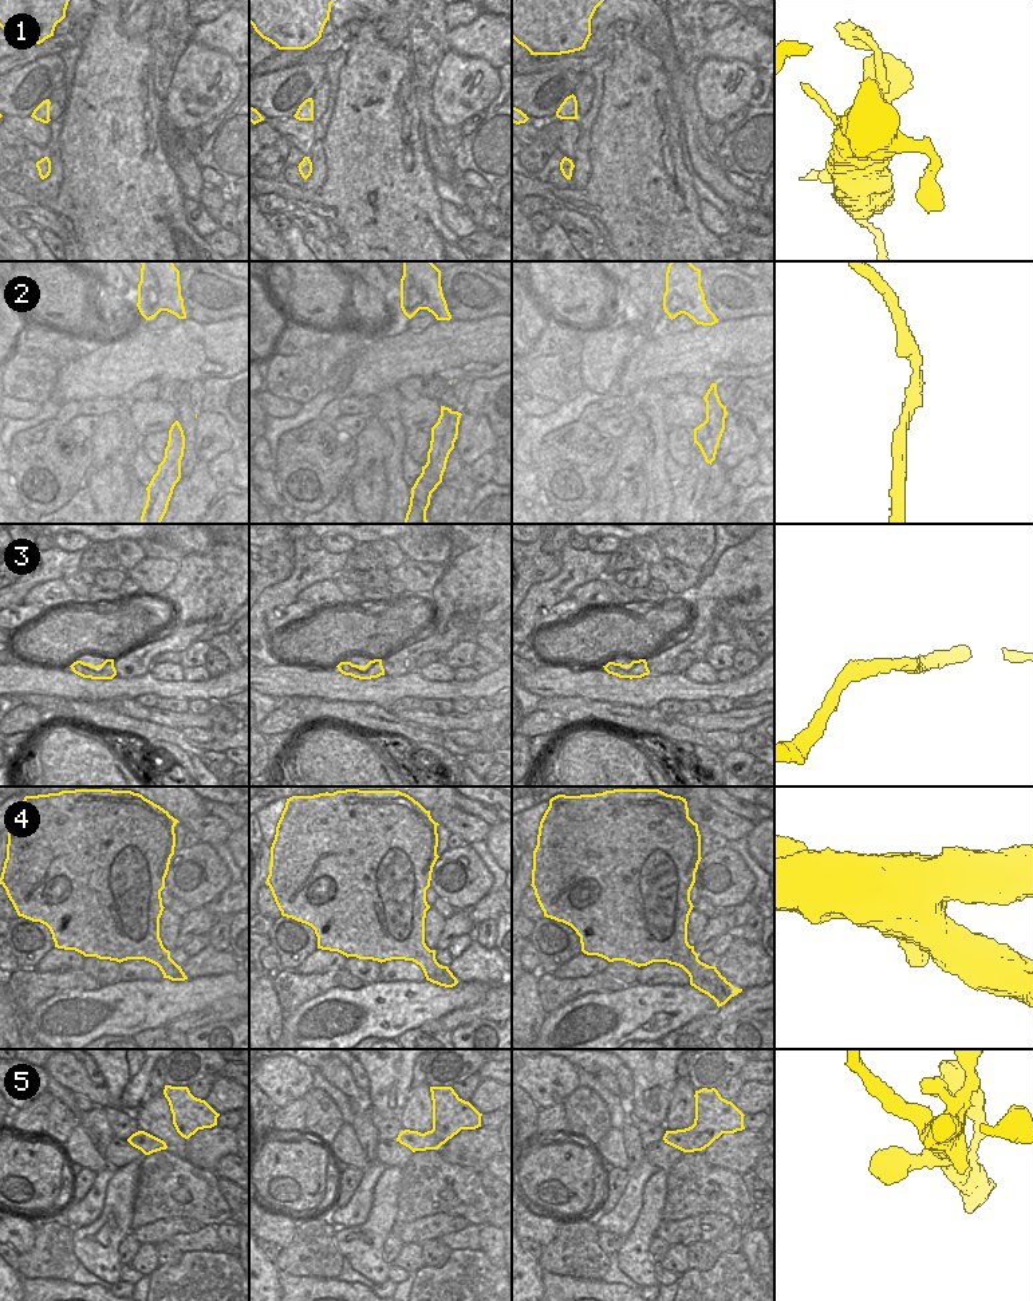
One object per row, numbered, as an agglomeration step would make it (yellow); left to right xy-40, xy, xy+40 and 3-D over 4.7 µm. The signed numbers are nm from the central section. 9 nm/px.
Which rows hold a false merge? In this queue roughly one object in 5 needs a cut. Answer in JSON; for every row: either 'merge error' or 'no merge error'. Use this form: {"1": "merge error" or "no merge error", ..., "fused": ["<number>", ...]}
{"1": "no merge error", "2": "no merge error", "3": "no merge error", "4": "no merge error", "5": "no merge error", "fused": []}

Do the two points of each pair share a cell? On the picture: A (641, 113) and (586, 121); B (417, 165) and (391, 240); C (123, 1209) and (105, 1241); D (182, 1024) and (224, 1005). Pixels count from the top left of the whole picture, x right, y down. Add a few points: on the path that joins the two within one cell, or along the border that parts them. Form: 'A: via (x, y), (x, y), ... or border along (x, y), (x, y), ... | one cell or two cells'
A: border along (602, 89), (602, 105), (590, 131) | two cells
B: via (399, 184), (391, 192), (391, 221) | one cell
C: via (119, 1217), (119, 1227), (113, 1233) | one cell
D: via (193, 1021), (213, 1013) | one cell

